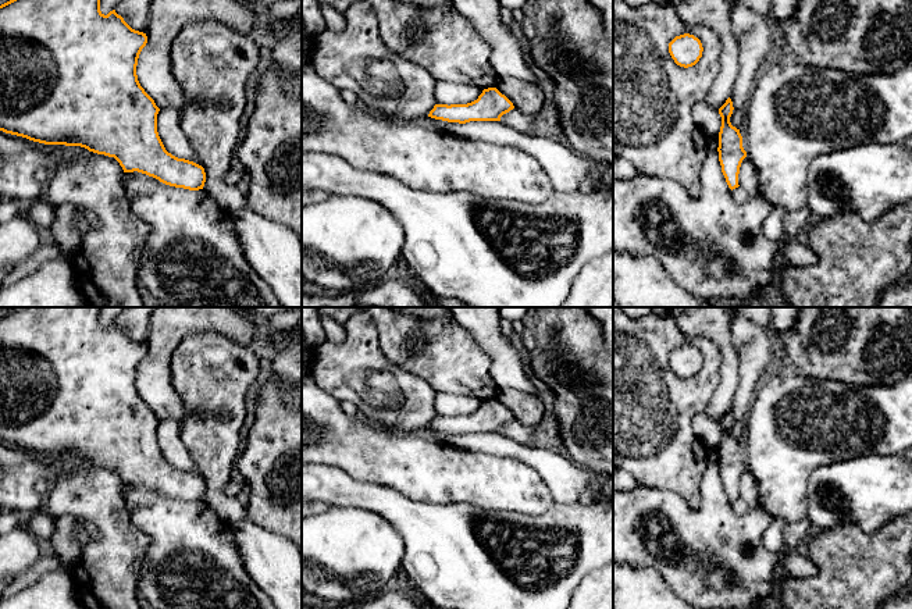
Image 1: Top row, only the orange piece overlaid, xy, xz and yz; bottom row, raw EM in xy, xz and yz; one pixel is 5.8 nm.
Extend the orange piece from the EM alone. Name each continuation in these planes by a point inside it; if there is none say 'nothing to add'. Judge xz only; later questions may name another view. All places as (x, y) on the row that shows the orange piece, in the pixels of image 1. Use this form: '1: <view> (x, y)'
nothing to add

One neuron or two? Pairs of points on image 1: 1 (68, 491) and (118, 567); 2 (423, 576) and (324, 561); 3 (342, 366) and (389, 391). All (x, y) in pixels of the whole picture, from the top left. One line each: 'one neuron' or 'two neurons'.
1: one neuron
2: two neurons
3: one neuron

